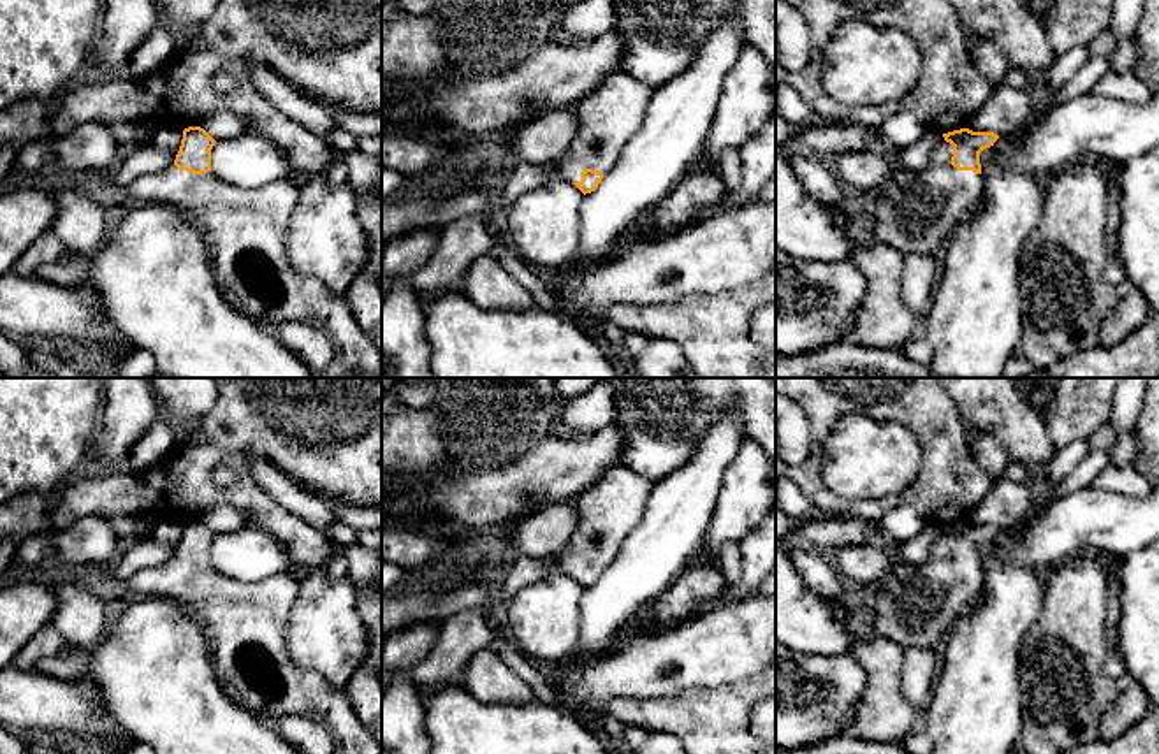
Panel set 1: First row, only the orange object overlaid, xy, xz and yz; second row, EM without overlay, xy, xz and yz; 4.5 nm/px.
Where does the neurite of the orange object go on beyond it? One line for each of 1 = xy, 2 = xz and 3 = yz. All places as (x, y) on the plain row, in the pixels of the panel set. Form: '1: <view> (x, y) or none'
1: xy (245, 623)
2: xz (609, 510)
3: yz (917, 605)

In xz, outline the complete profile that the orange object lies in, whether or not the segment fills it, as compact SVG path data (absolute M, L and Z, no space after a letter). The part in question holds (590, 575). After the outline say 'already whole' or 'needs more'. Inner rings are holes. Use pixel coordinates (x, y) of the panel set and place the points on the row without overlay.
M616 466L586 490L572 497L568 503L579 515L579 526L568 545L558 552L556 571L575 578L584 589L594 585L644 517L652 485L647 476L626 466Z; needs more

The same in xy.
M200 520L185 522L174 557L130 576L118 587L123 599L167 596L178 601L208 636L216 673L234 701L266 724L274 726L285 715L310 717L332 736L331 754L382 754L345 689L332 687L320 673L304 670L290 659L285 634L301 592L301 575L292 571L260 582L229 578L211 566L215 536Z; needs more

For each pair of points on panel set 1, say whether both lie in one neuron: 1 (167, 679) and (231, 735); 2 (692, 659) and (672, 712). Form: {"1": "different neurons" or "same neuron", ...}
{"1": "same neuron", "2": "different neurons"}

